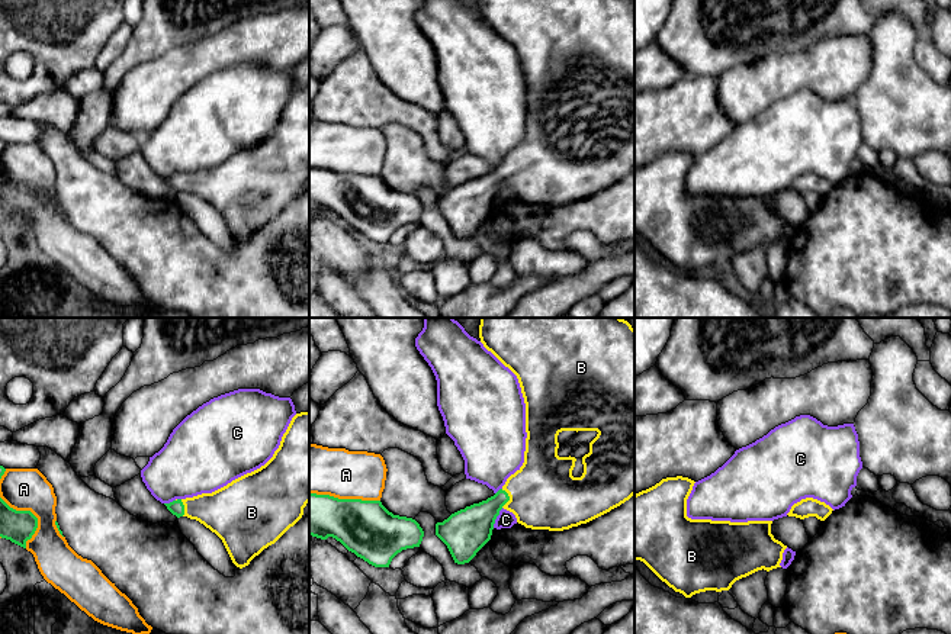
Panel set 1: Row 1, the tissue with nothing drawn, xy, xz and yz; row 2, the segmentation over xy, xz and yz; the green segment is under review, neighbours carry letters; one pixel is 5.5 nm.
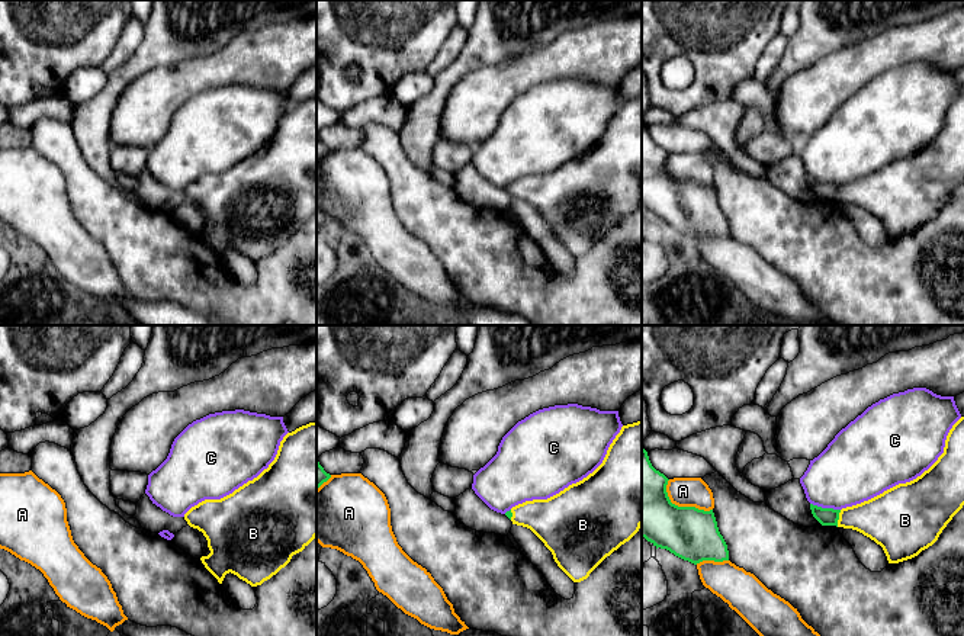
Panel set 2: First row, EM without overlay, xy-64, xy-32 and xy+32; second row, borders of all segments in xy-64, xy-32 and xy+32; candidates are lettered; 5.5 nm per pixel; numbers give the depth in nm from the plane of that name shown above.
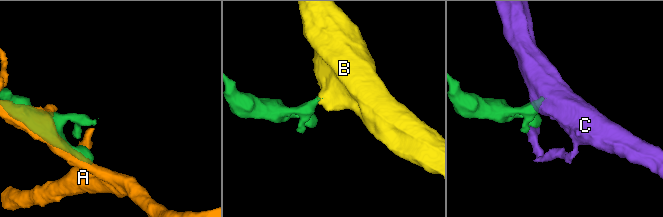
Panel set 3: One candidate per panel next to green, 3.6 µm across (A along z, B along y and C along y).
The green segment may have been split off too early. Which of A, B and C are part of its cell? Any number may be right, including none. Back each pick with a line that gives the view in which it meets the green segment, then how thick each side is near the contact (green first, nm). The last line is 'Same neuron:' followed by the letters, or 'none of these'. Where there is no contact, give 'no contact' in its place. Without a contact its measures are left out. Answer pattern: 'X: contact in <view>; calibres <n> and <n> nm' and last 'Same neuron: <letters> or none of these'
B: contact in xz; calibres 220 and 380 nm
Same neuron: B

